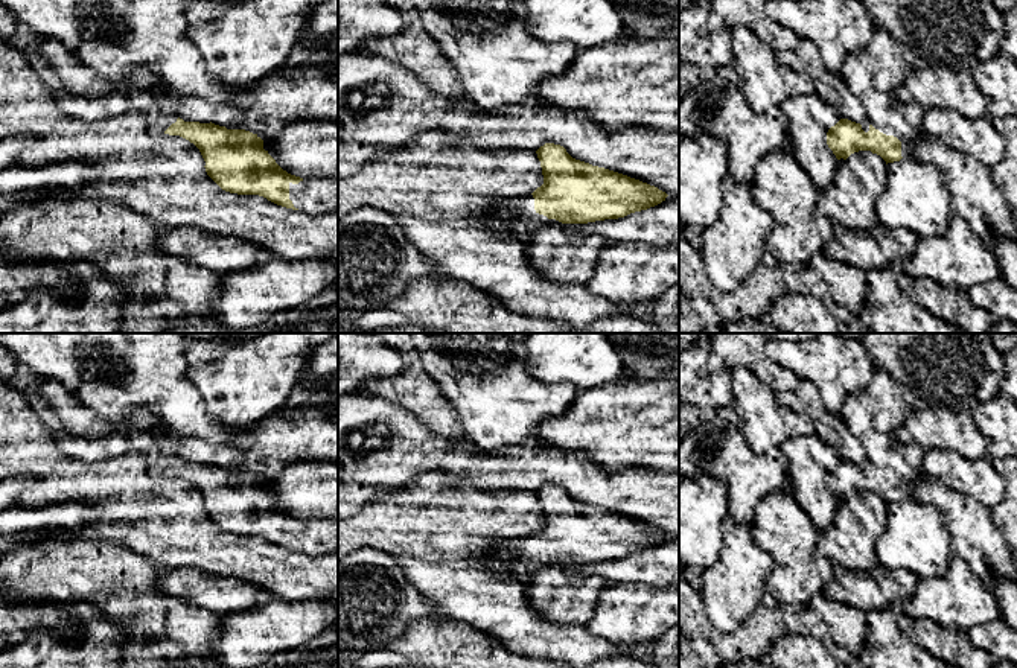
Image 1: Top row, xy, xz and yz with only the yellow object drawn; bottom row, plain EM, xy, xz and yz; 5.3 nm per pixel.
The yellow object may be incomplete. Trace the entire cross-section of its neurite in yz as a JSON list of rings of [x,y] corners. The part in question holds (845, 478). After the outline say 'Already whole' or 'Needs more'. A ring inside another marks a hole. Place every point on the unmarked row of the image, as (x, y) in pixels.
[[[874,365],[869,385],[850,396],[839,414],[866,458],[862,466],[840,460],[828,470],[827,485],[837,501],[859,491],[871,491],[886,505],[913,496],[913,482],[924,475],[926,449],[897,438],[909,411],[891,374]]]. Needs more

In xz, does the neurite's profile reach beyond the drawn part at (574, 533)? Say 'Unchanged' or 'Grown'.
Grown

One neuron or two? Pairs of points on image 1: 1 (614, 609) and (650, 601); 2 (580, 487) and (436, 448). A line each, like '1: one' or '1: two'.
1: one
2: one

